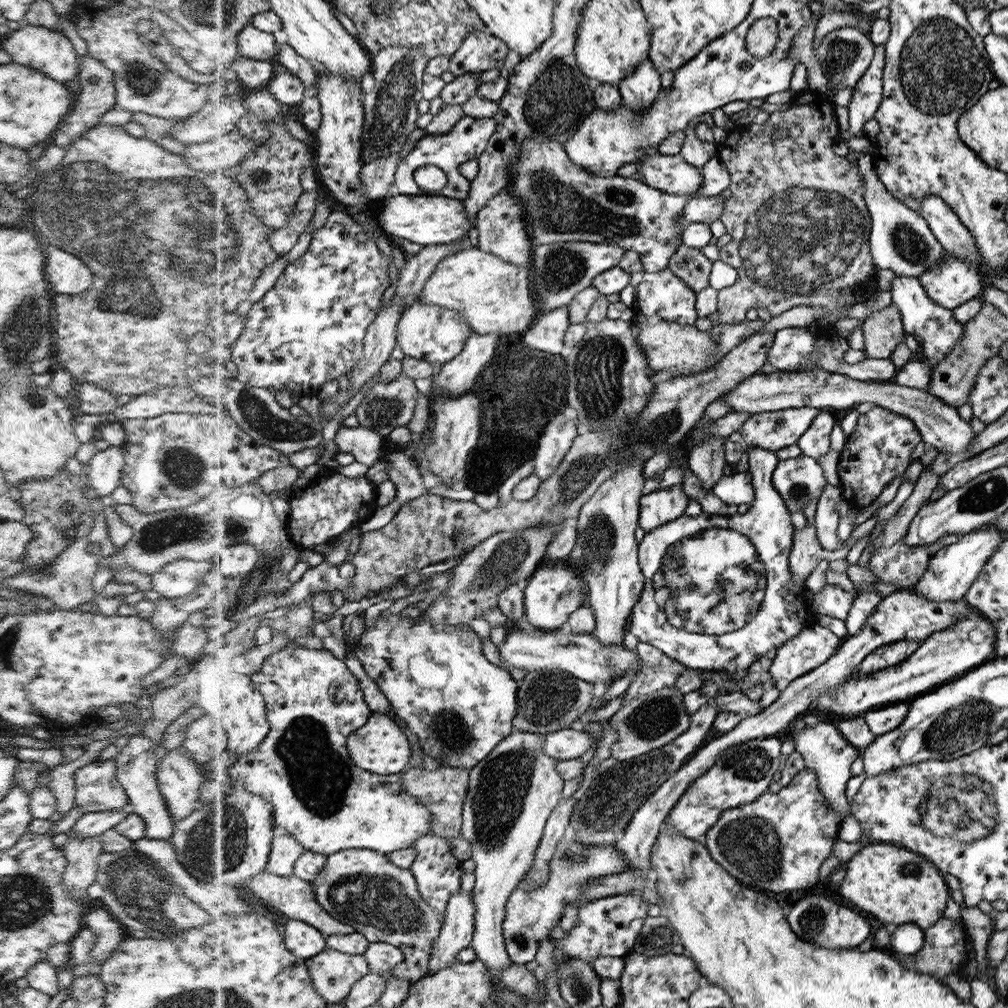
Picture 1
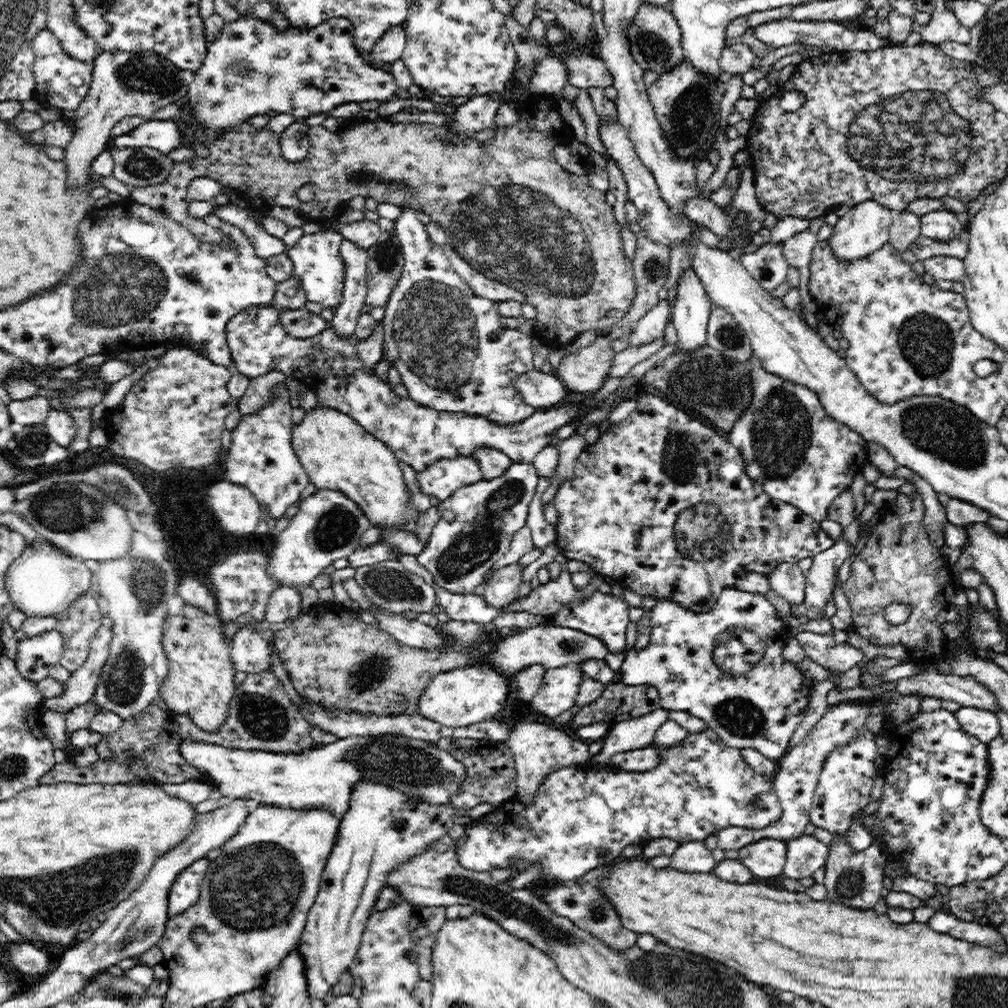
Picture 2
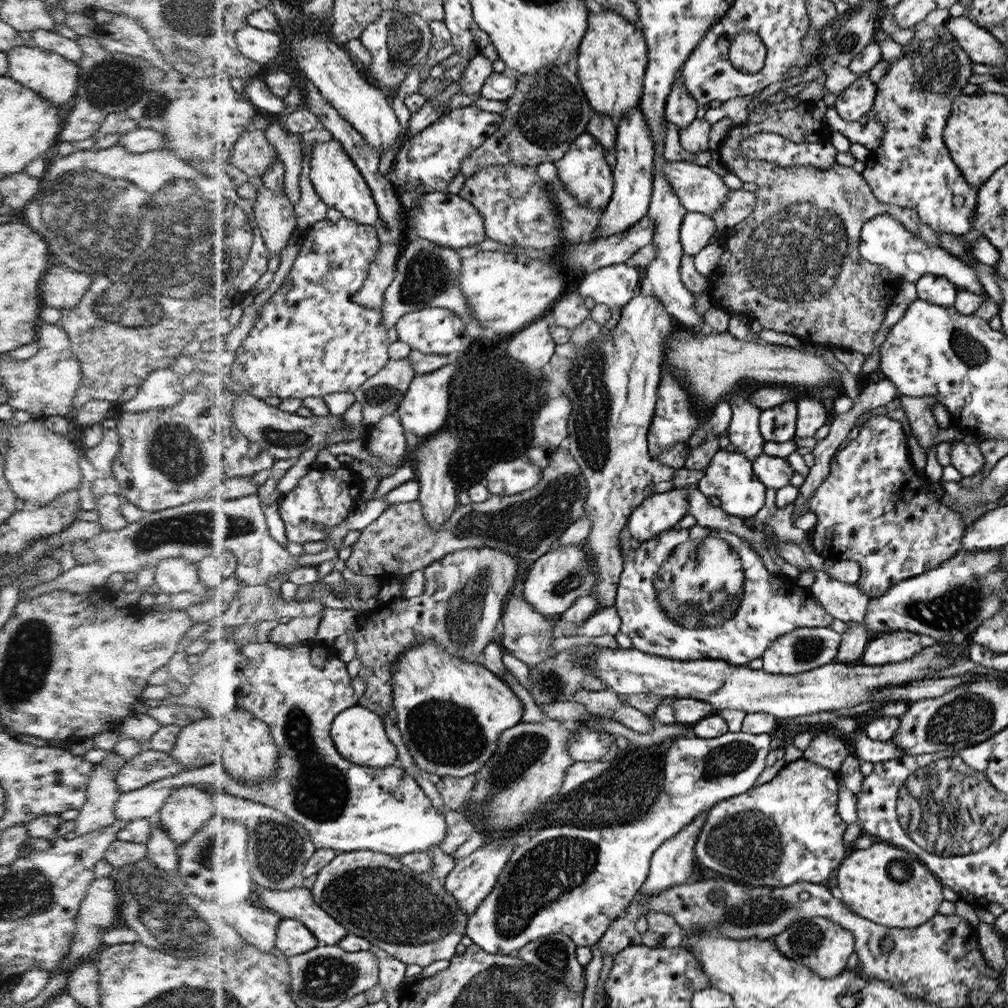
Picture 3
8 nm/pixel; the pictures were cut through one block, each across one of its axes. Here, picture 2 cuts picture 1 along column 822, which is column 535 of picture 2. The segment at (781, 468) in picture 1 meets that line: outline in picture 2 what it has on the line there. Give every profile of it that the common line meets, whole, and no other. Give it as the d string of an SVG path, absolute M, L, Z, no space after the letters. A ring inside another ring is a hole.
M512 463L502 476L492 480L479 480L474 484L459 488L458 490L454 491L446 500L440 502L437 506L438 510L440 511L441 517L438 519L436 526L432 528L432 532L428 542L426 542L426 546L424 546L424 550L415 556L416 561L420 566L424 566L424 569L432 575L432 579L434 579L434 585L438 587L442 587L444 591L448 591L453 594L473 594L474 590L477 586L483 583L484 576L487 574L488 571L492 570L494 564L498 563L500 559L502 559L507 553L510 548L510 544L512 541L512 537L514 533L520 528L525 526L525 522L527 521L527 514L528 514L528 504L532 500L532 496L534 496L536 490L536 484L538 484L538 475L536 475L536 469L532 464L522 464L522 463Z

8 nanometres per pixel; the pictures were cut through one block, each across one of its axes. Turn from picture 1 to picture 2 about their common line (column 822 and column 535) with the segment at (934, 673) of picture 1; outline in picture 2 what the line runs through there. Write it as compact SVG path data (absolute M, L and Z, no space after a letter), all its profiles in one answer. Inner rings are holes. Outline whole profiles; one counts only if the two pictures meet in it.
M575 666L548 669L540 690L536 692L530 704L540 714L556 718L576 704L583 680L583 672Z

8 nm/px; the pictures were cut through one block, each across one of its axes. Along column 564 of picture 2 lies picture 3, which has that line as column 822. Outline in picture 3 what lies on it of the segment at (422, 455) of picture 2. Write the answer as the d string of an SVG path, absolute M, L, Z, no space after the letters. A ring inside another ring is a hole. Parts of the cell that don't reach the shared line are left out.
M801 396L797 404L797 438L812 438L819 428L828 422L828 412L818 399Z

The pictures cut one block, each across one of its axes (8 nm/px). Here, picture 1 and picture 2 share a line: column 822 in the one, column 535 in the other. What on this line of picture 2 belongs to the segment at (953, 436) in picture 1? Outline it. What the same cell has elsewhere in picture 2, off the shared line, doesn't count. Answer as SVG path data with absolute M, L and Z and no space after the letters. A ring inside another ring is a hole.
M536 369L518 376L512 386L524 402L535 409L550 409L550 406L563 402L569 394L564 383L553 372L546 374Z

